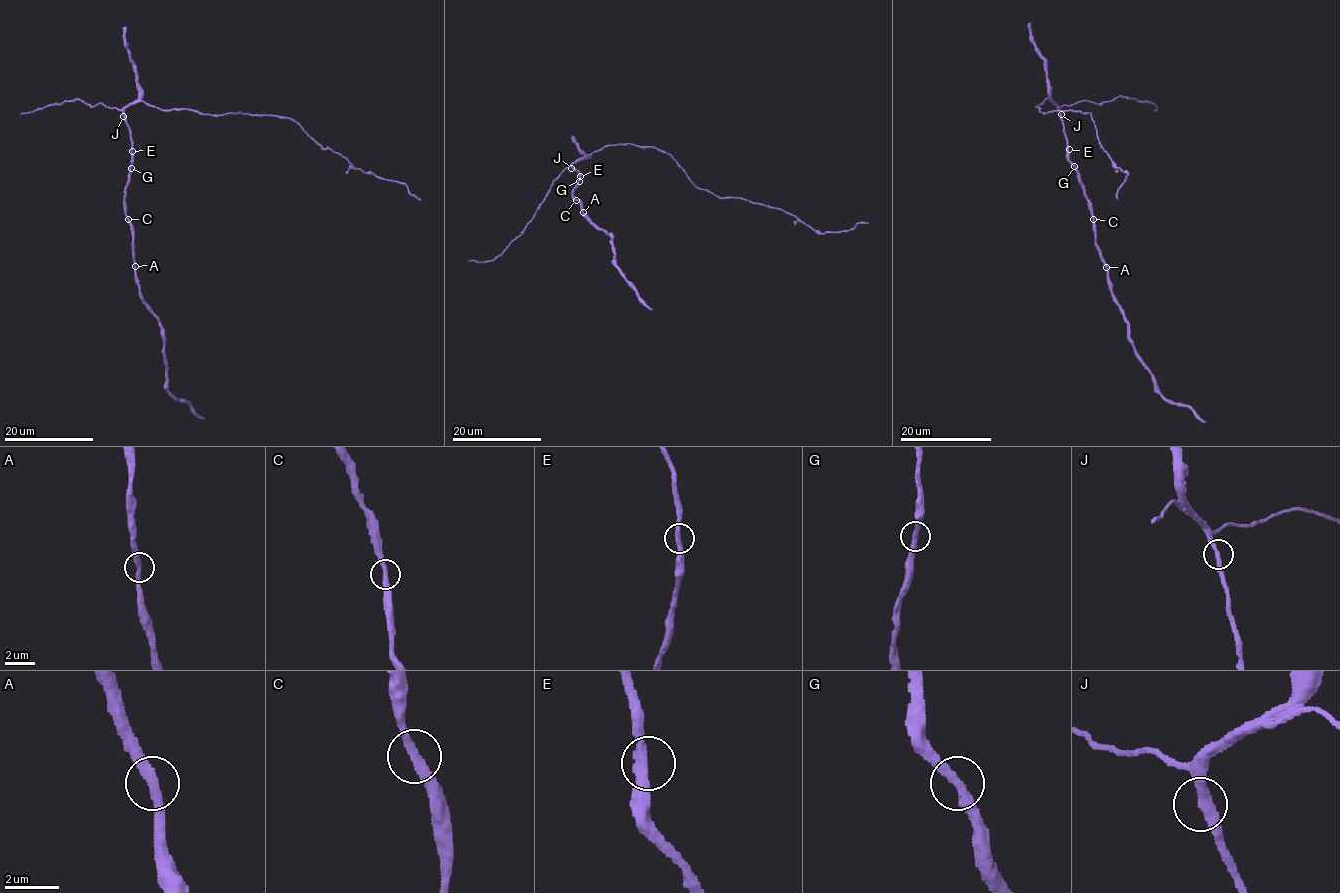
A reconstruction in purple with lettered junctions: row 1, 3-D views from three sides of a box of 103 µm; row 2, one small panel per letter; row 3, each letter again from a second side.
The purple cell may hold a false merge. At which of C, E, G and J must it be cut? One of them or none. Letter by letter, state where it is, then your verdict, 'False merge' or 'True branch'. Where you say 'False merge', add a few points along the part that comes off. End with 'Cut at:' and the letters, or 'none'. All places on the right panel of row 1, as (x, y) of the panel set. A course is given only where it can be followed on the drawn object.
C: Place: (1093, 219). True branch
E: Place: (1069, 149). True branch
G: Place: (1074, 166). True branch
J: Place: (1061, 114). True branch
Cut at: none

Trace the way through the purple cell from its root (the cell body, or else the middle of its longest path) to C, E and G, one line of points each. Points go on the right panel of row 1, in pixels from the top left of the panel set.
C: (1060, 114), (1067, 161), (1078, 174), (1094, 219)
E: (1060, 114), (1069, 149)
G: (1060, 114), (1067, 160), (1074, 166)

